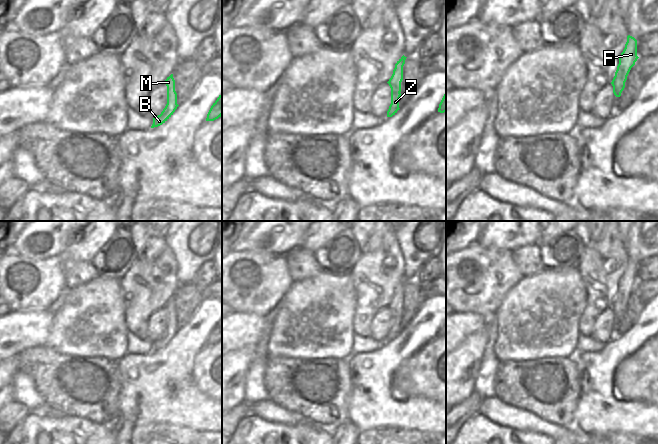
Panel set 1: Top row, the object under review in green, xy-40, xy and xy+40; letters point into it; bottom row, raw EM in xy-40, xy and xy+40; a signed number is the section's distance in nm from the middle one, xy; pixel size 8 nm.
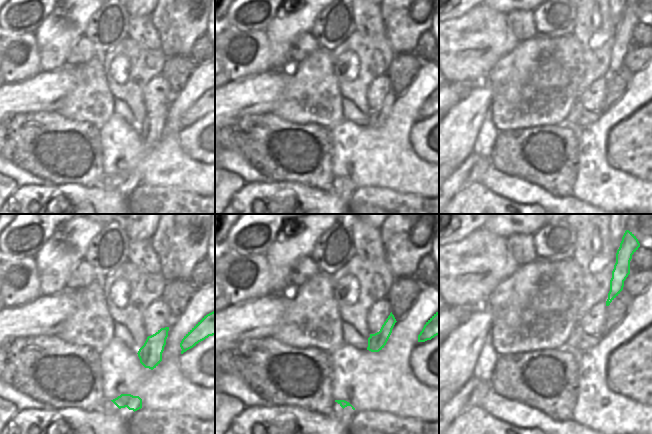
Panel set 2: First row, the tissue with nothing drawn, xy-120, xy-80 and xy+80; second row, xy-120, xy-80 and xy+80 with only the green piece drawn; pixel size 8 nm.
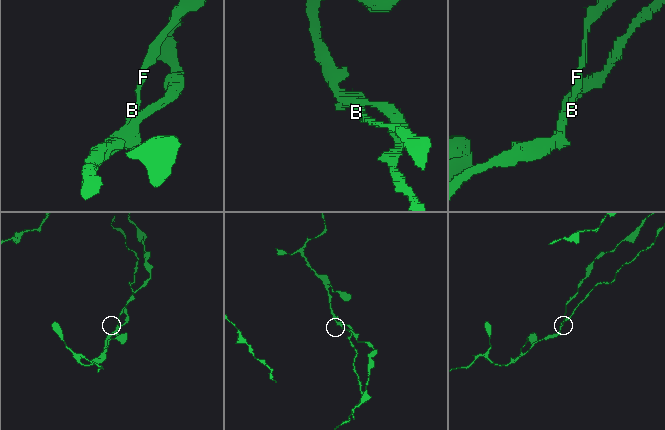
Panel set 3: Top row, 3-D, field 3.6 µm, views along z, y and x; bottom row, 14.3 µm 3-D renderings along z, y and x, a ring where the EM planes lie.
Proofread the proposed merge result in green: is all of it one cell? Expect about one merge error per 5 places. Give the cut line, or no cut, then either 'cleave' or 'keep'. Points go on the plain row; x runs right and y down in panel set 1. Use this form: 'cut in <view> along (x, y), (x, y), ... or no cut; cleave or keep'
cut in xy-40 along (175, 315), (167, 317); cleave

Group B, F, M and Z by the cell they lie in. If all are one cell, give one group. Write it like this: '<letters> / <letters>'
B Z / F M

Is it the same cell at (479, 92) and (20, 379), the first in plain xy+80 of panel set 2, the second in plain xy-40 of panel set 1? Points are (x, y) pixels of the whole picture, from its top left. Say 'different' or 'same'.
different

